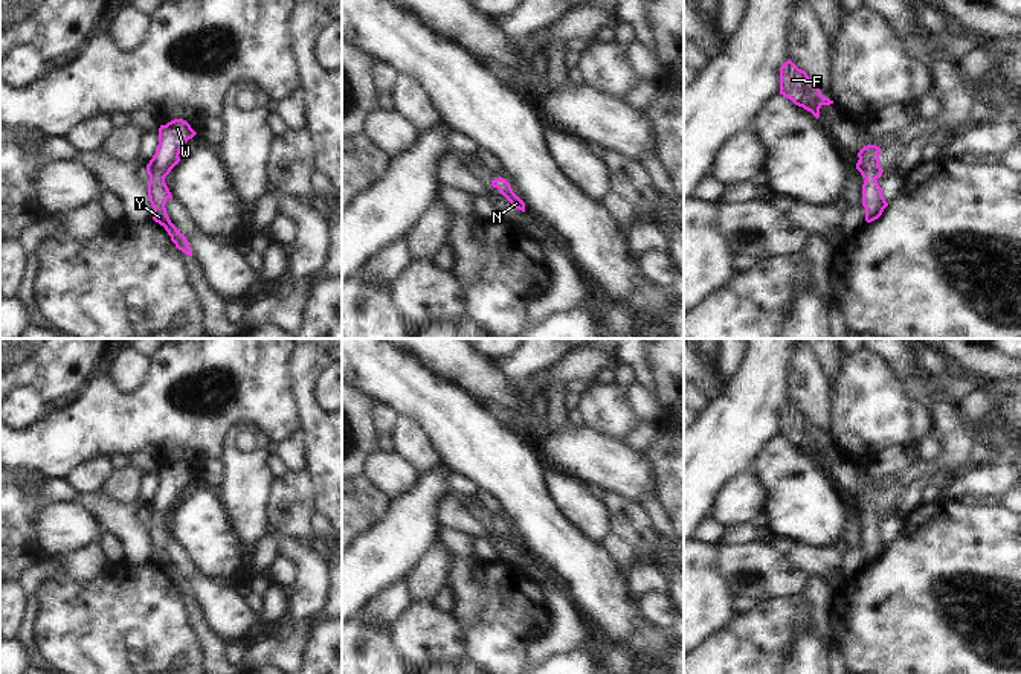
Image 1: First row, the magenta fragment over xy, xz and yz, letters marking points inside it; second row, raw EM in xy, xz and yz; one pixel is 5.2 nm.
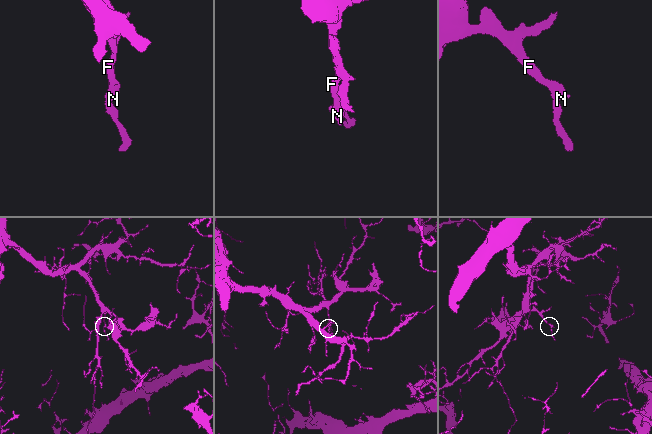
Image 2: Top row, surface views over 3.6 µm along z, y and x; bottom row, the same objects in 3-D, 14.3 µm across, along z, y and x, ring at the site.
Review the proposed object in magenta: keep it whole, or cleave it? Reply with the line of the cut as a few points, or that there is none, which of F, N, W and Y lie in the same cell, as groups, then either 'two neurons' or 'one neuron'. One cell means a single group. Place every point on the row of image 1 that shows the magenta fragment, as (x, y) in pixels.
no cut | F N W Y | one neuron

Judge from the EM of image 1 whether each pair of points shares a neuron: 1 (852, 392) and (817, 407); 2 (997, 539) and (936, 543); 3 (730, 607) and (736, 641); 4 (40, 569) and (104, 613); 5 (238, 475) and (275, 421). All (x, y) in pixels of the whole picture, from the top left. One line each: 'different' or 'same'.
1: different
2: same
3: different
4: different
5: different

